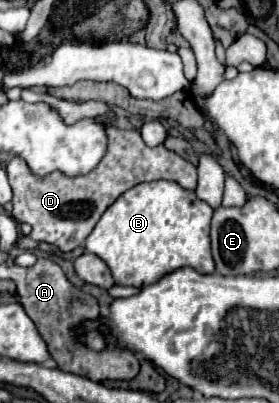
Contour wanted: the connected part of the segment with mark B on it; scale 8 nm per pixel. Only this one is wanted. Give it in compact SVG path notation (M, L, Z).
M154 180L138 184L126 190L98 220L92 234L86 238L84 250L100 256L110 268L116 284L120 286L146 286L160 280L164 274L190 266L200 274L214 272L214 260L210 252L210 218L212 208L196 196L192 190L184 190L178 182L172 180Z

